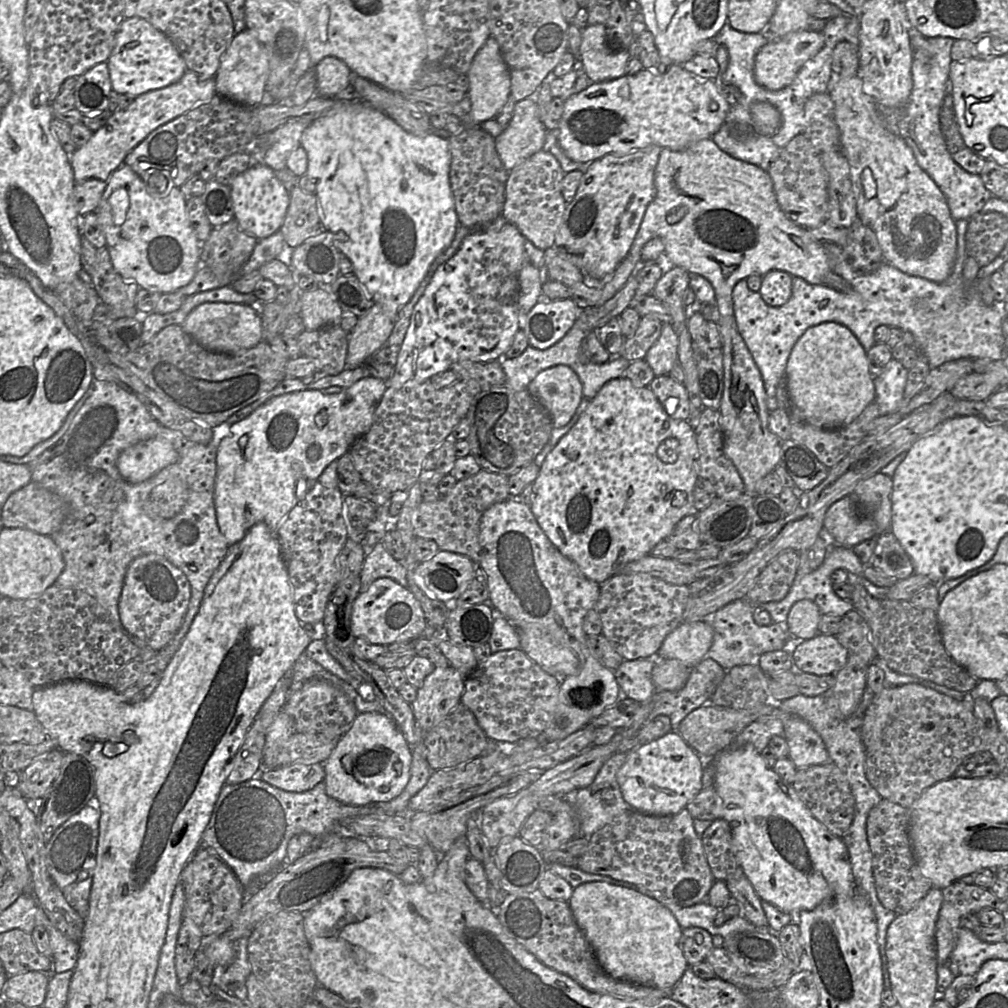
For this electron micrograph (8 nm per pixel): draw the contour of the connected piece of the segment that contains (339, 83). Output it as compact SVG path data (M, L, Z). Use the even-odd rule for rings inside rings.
M334 56L323 58L315 68L317 93L321 97L334 97L351 83L353 72Z

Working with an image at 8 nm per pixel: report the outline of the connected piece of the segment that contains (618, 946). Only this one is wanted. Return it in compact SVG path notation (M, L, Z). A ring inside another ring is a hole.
M594 881L573 889L568 901L573 917L611 977L658 989L673 989L688 963L681 950L682 928L672 912L640 892Z

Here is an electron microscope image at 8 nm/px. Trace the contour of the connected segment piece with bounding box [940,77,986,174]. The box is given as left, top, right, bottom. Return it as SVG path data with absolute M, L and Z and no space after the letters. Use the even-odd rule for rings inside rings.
M950 77L940 110L940 125L947 149L953 160L964 170L973 174L980 174L986 160L974 153L963 140L954 111Z

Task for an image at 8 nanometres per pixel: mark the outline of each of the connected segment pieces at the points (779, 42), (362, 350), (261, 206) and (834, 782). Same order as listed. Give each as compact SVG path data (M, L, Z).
M801 30L779 39L770 39L755 57L754 78L758 85L770 91L789 86L807 60L815 56L825 45L822 32Z
M374 304L358 321L348 336L346 366L354 369L363 365L368 358L386 345L392 332L394 320L380 304Z
M253 163L239 174L229 187L234 218L242 230L258 240L280 230L289 206L289 192L272 168L263 163Z
M833 762L798 769L792 786L818 821L832 834L844 836L855 815L855 799L847 778Z

